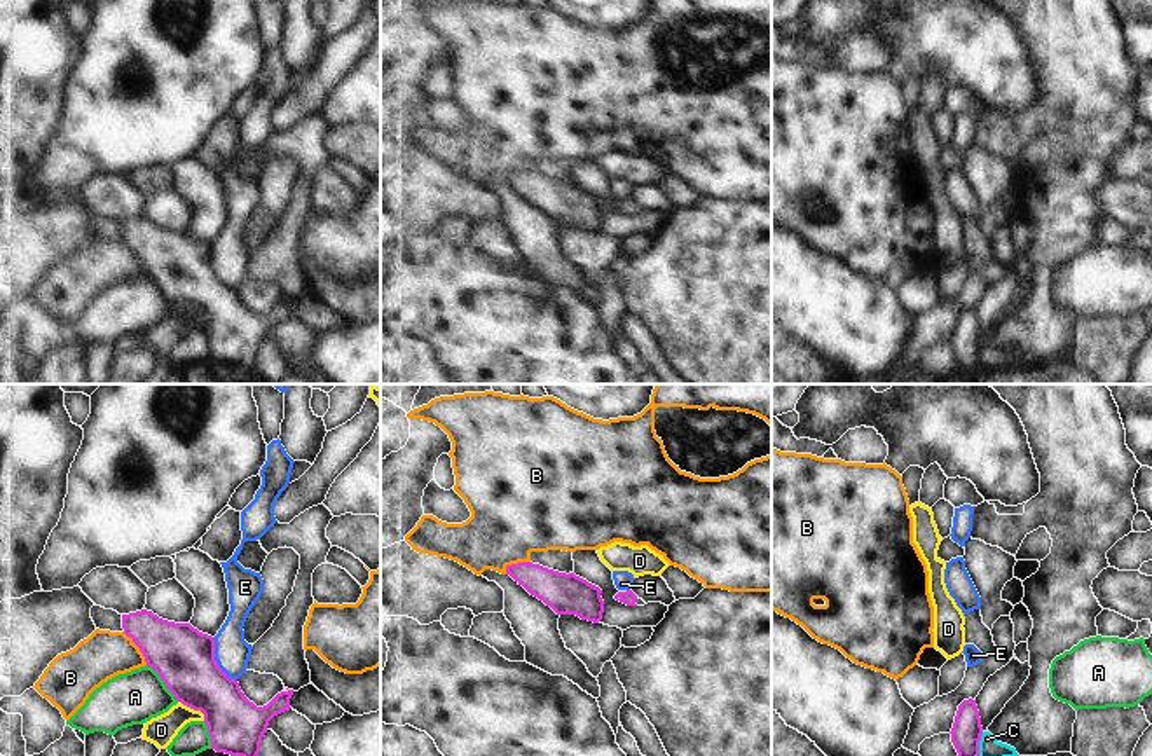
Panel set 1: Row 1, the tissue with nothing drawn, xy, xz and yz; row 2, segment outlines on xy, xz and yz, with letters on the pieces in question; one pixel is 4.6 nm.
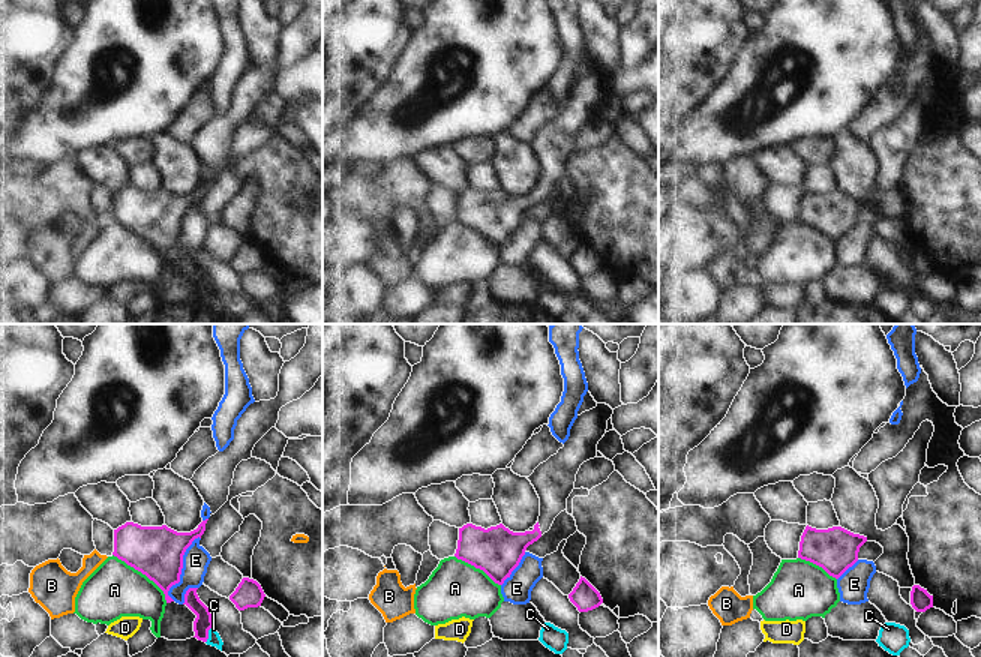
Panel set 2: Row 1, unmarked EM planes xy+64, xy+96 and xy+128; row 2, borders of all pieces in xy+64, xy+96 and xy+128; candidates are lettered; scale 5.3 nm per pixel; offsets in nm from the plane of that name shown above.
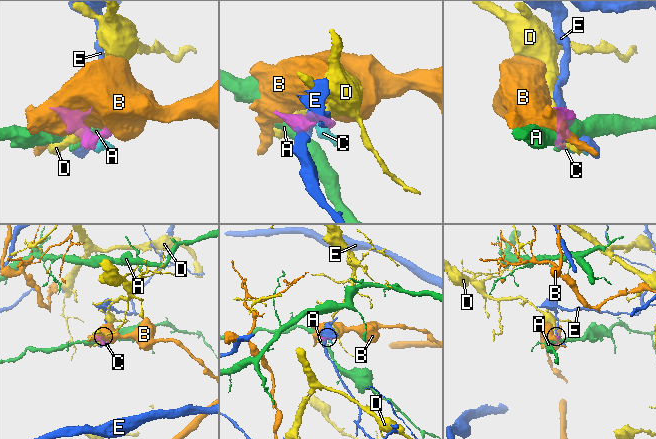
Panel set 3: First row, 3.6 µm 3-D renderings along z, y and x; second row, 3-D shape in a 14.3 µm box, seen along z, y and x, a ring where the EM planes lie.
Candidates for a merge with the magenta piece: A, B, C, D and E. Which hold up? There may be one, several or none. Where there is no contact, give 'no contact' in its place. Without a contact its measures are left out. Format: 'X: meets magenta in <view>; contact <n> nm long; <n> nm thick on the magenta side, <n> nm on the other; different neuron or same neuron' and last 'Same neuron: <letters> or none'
A: meets magenta in xy; contact 220 nm long; 280 nm thick on the magenta side, 240 nm on the other; different neuron
B: meets magenta in xy; contact 190 nm long; 280 nm thick on the magenta side, 220 nm on the other; different neuron
C: meets magenta in yz; contact 110 nm long; 140 nm thick on the magenta side, 90 nm on the other; different neuron
D: meets magenta in xy; contact 160 nm long; 280 nm thick on the magenta side, 140 nm on the other; different neuron
E: meets magenta in xy; contact 240 nm long; 280 nm thick on the magenta side, 160 nm on the other; different neuron
Same neuron: none

